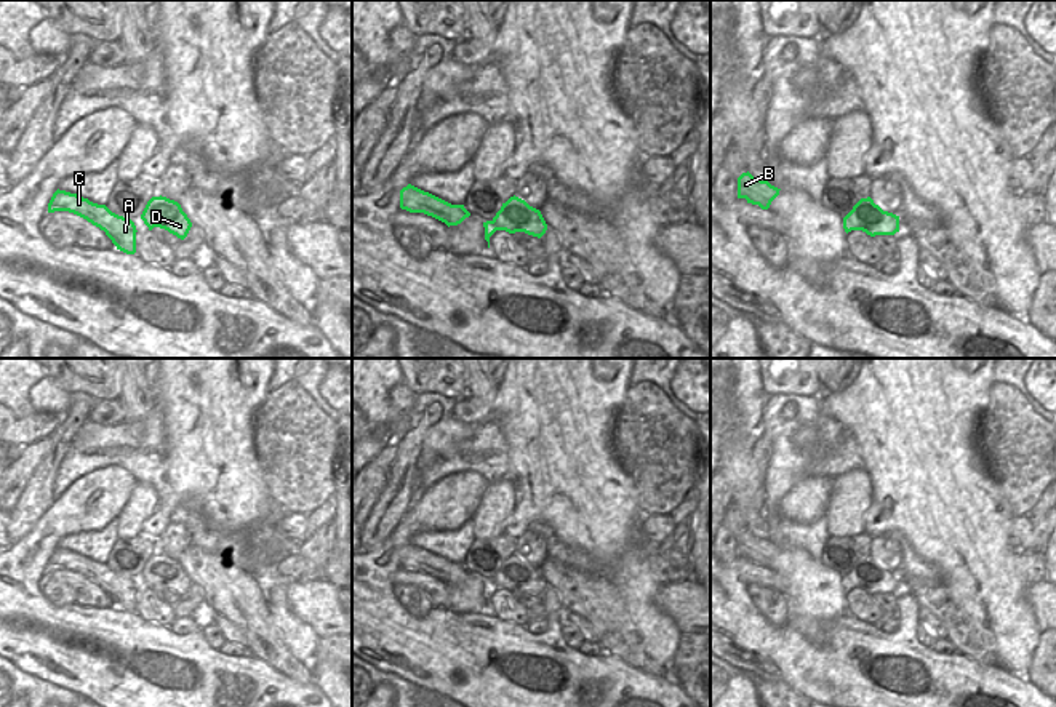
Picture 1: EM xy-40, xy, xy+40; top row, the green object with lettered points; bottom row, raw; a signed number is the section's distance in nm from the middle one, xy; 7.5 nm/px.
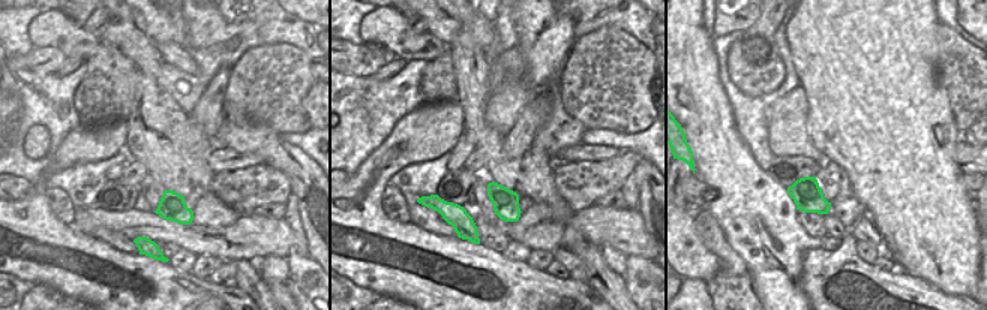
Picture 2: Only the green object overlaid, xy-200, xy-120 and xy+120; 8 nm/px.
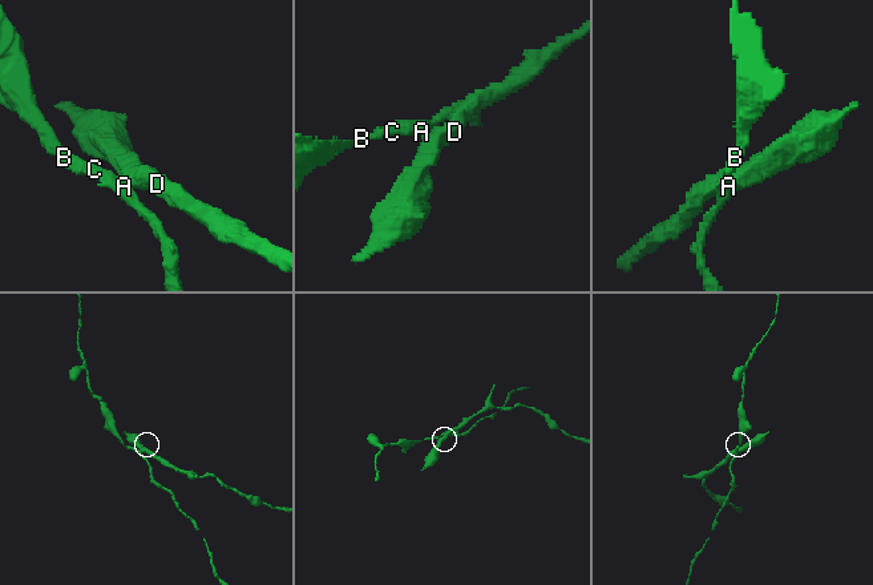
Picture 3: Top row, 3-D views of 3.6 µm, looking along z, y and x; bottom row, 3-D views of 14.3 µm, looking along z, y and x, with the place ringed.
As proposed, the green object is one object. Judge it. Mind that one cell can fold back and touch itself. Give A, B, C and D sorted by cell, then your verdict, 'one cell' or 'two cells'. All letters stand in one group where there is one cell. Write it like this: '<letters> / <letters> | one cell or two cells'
A B C / D | two cells

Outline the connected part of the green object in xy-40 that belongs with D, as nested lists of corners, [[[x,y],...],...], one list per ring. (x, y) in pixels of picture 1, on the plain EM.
[[[162,553],[152,555],[147,560],[141,577],[149,585],[149,589],[152,589],[154,585],[160,585],[181,598],[187,595],[192,585],[192,581],[182,569],[181,563]]]

